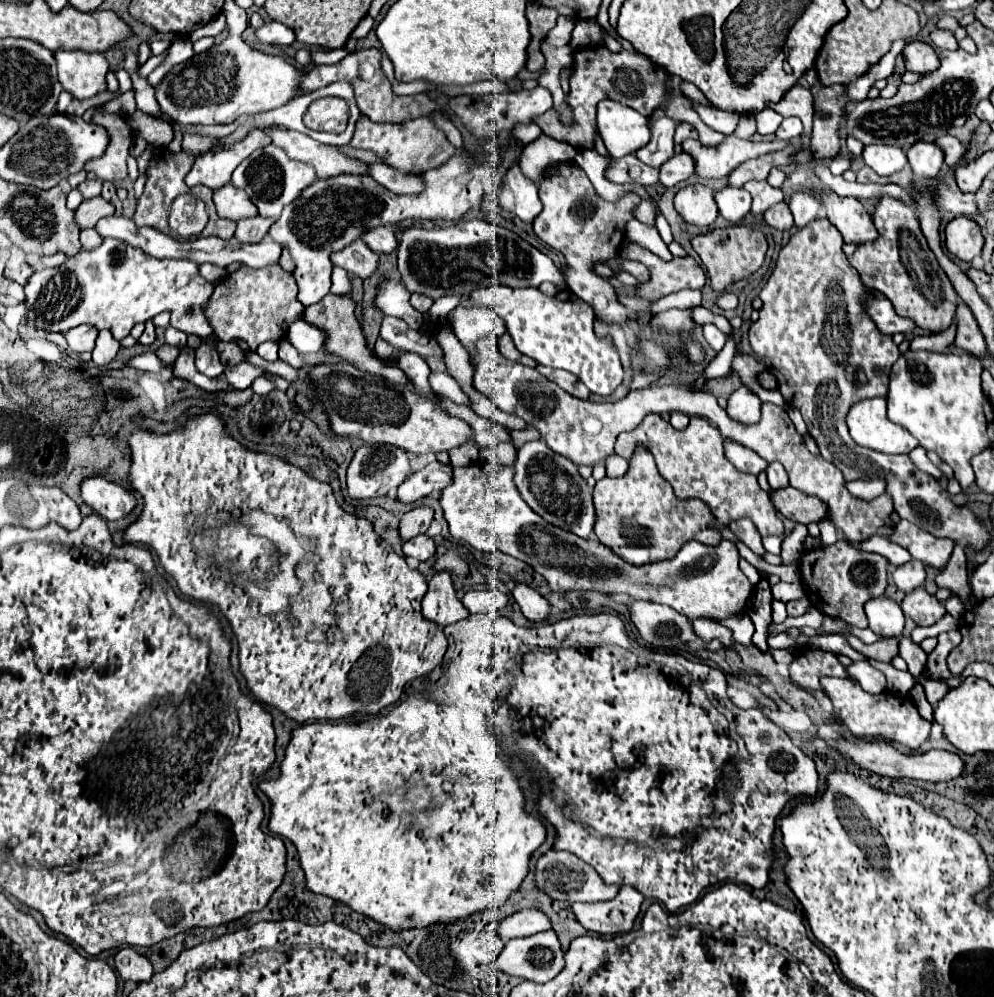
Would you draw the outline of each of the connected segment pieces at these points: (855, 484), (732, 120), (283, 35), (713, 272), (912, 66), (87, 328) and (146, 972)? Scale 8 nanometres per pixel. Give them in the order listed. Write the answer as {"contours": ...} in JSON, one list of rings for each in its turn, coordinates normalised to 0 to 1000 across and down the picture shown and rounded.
{"contours":[[[[862,480],[852,484],[852,492],[856,492],[856,496],[866,501],[880,501],[880,496],[888,496],[890,484],[888,480],[872,480],[872,482]]],[[[693,99],[695,107],[699,111],[703,111],[707,123],[711,123],[715,129],[719,131],[725,131],[729,135],[733,136],[737,133],[737,129],[740,128],[743,115],[739,113],[731,113],[731,111],[725,111],[725,109],[719,109],[717,105],[711,105],[711,103],[703,103],[703,101],[697,101]]],[[[267,21],[263,27],[257,29],[257,37],[259,41],[273,45],[293,45],[297,41],[295,31],[279,21]]],[[[739,226],[733,230],[719,230],[709,236],[699,236],[695,240],[695,246],[711,270],[713,286],[717,292],[727,292],[731,286],[741,284],[754,278],[756,274],[760,274],[768,266],[768,260],[772,254],[770,236],[764,230],[754,228],[754,226]]],[[[931,41],[912,43],[908,49],[908,59],[912,71],[921,71],[921,73],[935,73],[945,67],[943,51]]],[[[79,326],[79,328],[73,328],[71,332],[65,332],[61,334],[69,346],[71,352],[94,352],[94,346],[96,346],[96,338],[98,338],[98,330],[92,328],[92,326]]],[[[124,950],[116,956],[116,972],[124,984],[150,984],[154,978],[152,966],[132,950]]]]}

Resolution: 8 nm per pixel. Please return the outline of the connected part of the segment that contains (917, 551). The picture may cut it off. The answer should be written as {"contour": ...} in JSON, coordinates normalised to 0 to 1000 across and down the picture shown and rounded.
{"contour":[[[904,521],[900,533],[892,541],[910,549],[919,557],[919,561],[925,561],[941,571],[953,567],[961,547],[957,545],[957,541],[941,541],[941,537],[933,537],[933,533],[925,533],[925,529],[912,525],[910,521]]]}

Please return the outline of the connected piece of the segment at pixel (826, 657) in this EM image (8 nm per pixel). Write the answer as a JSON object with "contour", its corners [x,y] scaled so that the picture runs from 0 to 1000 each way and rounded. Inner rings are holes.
{"contour":[[[820,649],[804,651],[800,663],[794,667],[796,683],[806,691],[826,691],[824,679],[850,679],[850,669],[842,663],[840,655],[826,653]]]}

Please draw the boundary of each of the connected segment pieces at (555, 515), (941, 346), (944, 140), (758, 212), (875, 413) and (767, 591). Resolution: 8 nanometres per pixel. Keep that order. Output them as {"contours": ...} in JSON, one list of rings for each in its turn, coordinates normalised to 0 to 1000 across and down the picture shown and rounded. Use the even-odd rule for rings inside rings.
{"contours":[[[[530,428],[530,430],[512,430],[512,432],[514,432],[514,442],[522,448],[516,482],[524,501],[530,503],[536,509],[536,513],[542,515],[550,525],[566,529],[589,541],[595,539],[599,525],[599,511],[593,488],[589,480],[585,480],[580,474],[580,466],[568,460],[566,456],[558,456],[558,452],[554,452],[550,444],[542,440],[542,434],[538,430]]],[[[961,324],[953,330],[953,332],[947,332],[945,336],[937,334],[937,336],[923,336],[919,338],[916,342],[916,350],[919,352],[945,352],[949,354],[953,350],[953,346],[957,346],[961,340]]],[[[955,133],[945,135],[945,137],[941,139],[941,143],[943,143],[945,147],[949,147],[951,163],[953,163],[953,165],[961,165],[961,163],[967,159],[967,155],[969,155],[969,143],[967,143],[965,139],[961,139],[959,135],[955,135]]],[[[754,182],[747,190],[758,198],[756,214],[760,218],[768,218],[768,212],[790,200],[788,192],[784,188],[776,188],[772,182]]],[[[886,398],[860,404],[852,416],[852,426],[860,444],[884,454],[914,454],[925,446],[912,430],[892,420],[890,400]]],[[[766,579],[766,583],[760,587],[758,591],[758,597],[754,601],[754,611],[752,617],[756,619],[756,623],[760,625],[760,637],[758,637],[758,645],[766,651],[766,653],[772,653],[774,647],[772,647],[772,641],[774,641],[774,627],[776,627],[776,587],[772,583],[772,579]]]]}

